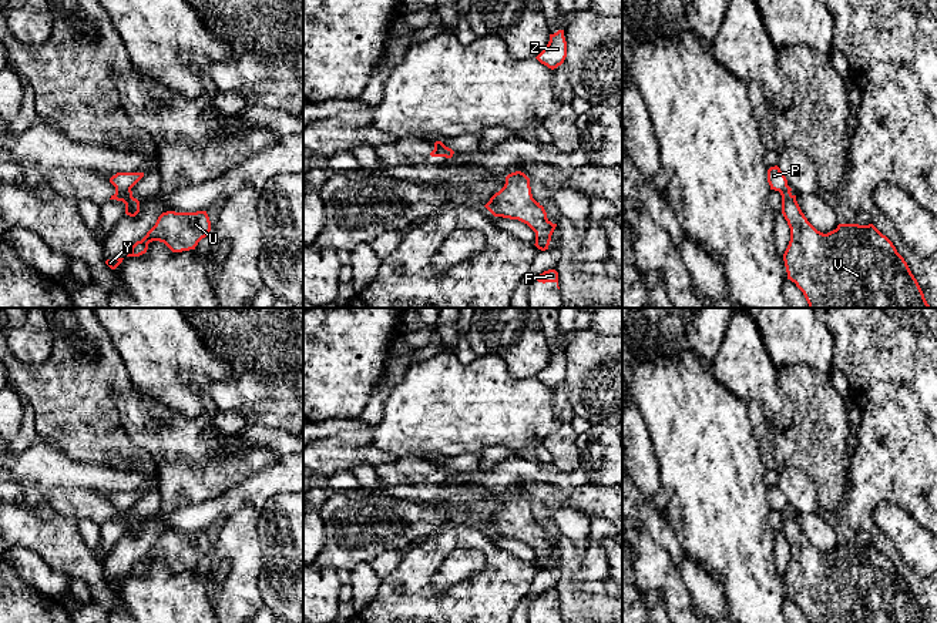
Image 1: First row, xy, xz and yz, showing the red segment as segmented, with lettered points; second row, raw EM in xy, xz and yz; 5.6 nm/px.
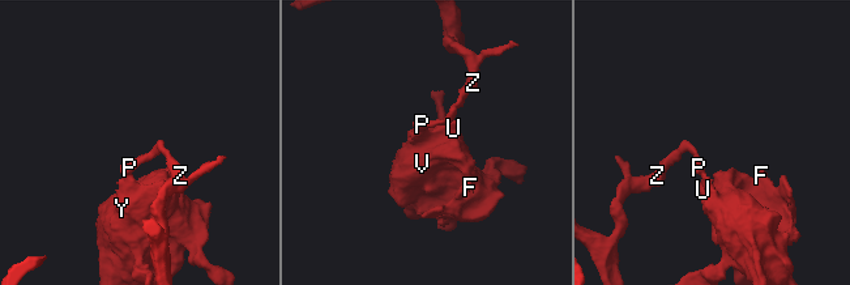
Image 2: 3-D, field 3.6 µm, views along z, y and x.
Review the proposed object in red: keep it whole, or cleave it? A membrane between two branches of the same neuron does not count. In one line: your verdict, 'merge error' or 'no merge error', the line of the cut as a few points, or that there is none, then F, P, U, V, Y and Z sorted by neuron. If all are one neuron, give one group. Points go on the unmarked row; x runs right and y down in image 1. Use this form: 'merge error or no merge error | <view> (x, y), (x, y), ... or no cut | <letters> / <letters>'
merge error | xy (116, 508), (130, 509) | F U V Y / P Z

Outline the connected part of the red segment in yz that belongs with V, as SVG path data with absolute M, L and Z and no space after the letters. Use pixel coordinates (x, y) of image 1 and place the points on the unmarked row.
M787 505L782 509L782 533L790 547L783 573L787 599L803 612L807 623L927 623L924 613L893 562L873 543L839 543L823 553L802 532Z

